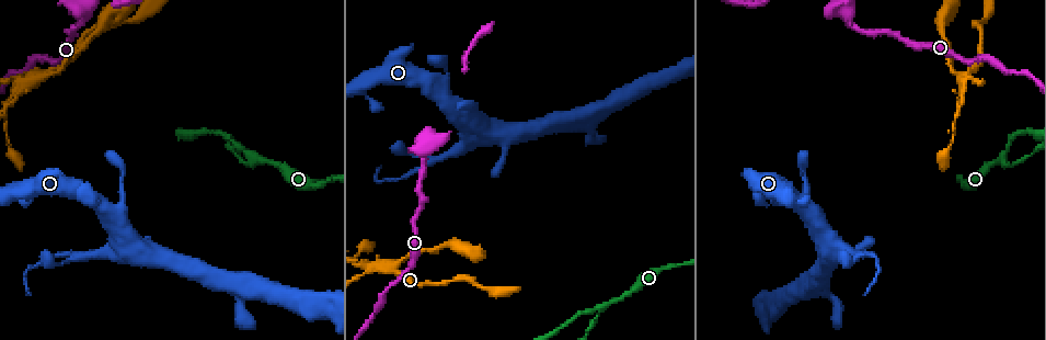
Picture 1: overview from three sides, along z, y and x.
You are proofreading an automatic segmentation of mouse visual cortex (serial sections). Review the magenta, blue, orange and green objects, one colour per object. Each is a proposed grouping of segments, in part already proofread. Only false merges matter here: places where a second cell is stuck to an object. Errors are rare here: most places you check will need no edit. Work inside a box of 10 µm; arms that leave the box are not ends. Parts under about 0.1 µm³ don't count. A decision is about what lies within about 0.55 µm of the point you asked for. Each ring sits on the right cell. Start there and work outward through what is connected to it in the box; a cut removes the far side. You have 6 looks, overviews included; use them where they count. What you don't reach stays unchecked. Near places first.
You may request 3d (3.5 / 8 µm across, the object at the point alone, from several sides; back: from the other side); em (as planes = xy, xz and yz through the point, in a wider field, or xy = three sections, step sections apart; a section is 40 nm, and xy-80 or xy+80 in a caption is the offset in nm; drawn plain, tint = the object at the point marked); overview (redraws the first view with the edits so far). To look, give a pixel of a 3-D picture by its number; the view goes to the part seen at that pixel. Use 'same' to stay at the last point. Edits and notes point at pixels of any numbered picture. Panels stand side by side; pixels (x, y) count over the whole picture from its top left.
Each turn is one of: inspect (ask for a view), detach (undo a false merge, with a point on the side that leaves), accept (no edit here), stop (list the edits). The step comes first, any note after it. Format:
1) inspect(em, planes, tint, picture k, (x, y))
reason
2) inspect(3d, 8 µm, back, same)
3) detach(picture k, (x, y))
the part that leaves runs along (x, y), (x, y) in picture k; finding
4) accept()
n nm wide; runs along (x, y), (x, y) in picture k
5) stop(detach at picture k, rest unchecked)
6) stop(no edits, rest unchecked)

inspect(3d, 3.5 µm, picture 1, (851, 22))
three-way junction

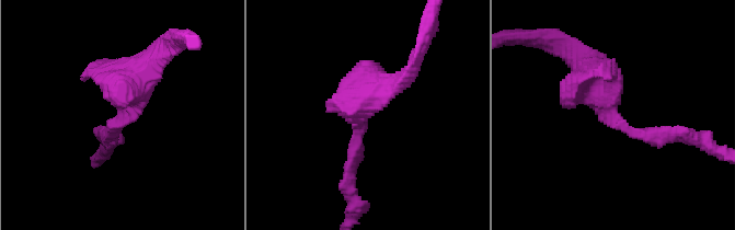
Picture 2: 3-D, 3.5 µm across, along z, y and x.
inspect(em, planes, tint, picture 2, (608, 111))

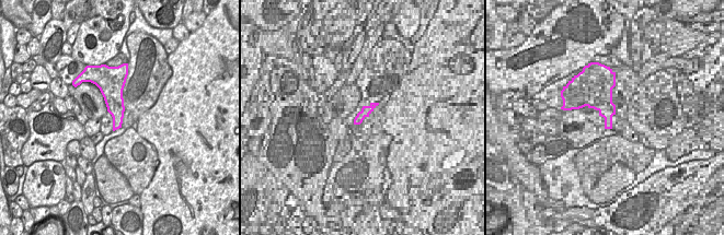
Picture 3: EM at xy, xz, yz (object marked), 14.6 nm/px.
accept()
runs along (669, 133), (624, 129), (597, 90), (605, 66) in picture 2; continuous, no second cell

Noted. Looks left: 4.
inspect(3d, 3.5 µm, picture 1, (27, 84))
abrupt turn

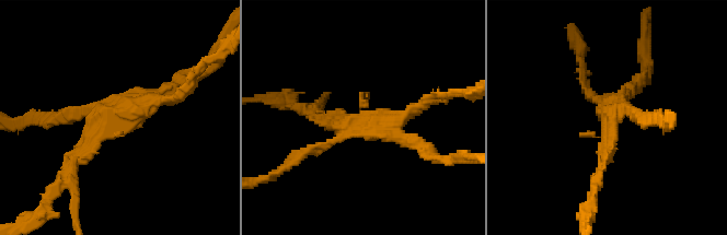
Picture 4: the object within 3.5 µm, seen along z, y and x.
inspect(em, xy, step 1, tint, picture 4, (113, 118))
3 arms; arms of 150, 150, 200 nm; now the EM

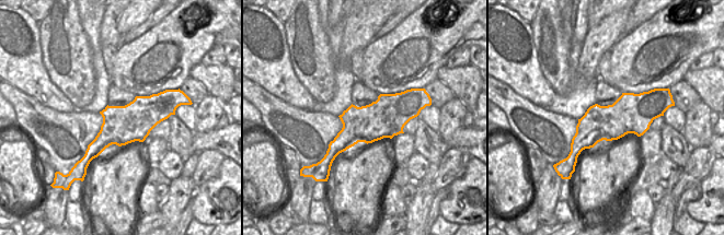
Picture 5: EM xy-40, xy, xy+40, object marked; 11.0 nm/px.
detach(picture 4, (601, 150))
the part that leaves runs along (608, 100), (586, 90), (579, 49) in picture 4; two cells meet here

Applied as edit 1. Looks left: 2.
inspect(em, planes, tint, picture 1, (1001, 156))
three-way junction

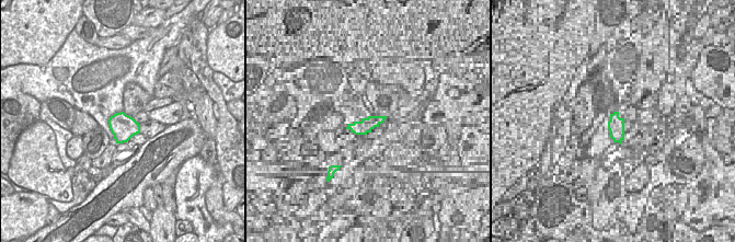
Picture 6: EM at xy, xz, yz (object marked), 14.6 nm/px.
inspect(3d, 3.5 µm, same)
see where the arms go

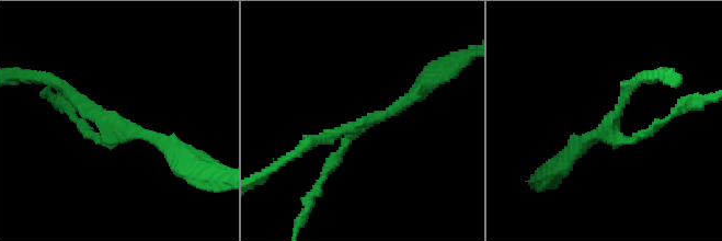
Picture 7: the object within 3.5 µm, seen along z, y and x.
accept()
360 nm wide; runs along (180, 150), (123, 130), (62, 87) in picture 7; all the same cell

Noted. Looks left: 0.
stop(detach at picture 4, rest unchecked)

